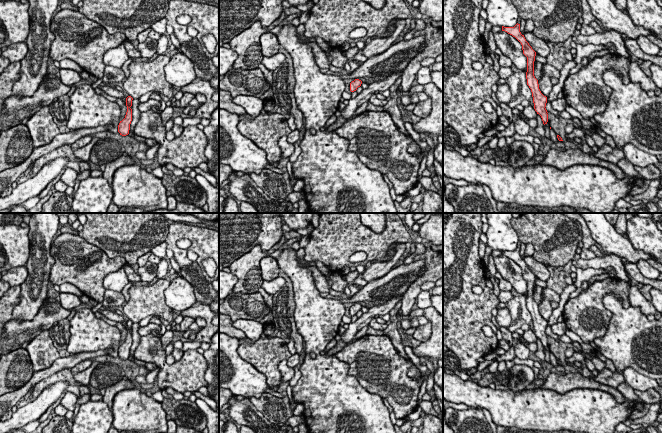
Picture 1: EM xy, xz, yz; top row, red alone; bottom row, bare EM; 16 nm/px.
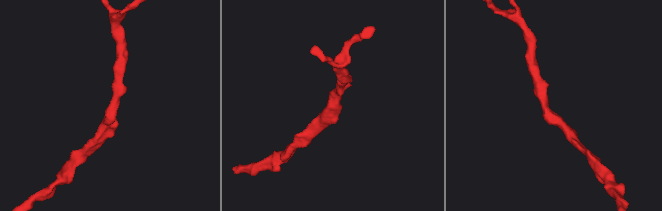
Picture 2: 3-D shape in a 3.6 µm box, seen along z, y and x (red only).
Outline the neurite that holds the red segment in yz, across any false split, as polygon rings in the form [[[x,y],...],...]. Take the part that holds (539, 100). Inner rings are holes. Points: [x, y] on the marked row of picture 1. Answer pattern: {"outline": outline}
{"outline": [[[516,24],[514,27],[504,27],[502,26],[502,31],[515,37],[522,45],[523,54],[527,57],[527,72],[526,79],[527,85],[531,89],[534,109],[542,118],[543,124],[548,122],[548,112],[546,110],[547,97],[544,96],[540,89],[538,80],[534,76],[534,61],[536,52],[532,49],[529,43],[526,41],[524,35],[520,32],[520,24]]]}

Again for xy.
{"outline": [[[128,96],[126,98],[127,112],[125,118],[122,121],[120,121],[118,125],[118,132],[122,136],[126,136],[129,134],[130,124],[132,121],[132,109],[130,108],[132,106],[132,100],[133,98],[131,96]]]}

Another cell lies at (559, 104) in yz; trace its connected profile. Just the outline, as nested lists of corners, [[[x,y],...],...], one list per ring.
[[[557,98],[553,101],[551,101],[551,106],[554,110],[558,111],[558,112],[562,112],[563,110],[566,109],[566,107],[568,106],[568,104],[566,103],[565,98]]]

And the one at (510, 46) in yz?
[[[505,31],[495,33],[494,40],[501,53],[510,58],[518,69],[526,73],[527,57],[523,54],[521,43]]]

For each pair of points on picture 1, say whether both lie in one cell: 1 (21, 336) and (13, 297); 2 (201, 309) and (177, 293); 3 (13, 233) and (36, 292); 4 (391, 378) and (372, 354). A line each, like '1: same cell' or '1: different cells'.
1: different cells
2: different cells
3: different cells
4: same cell

